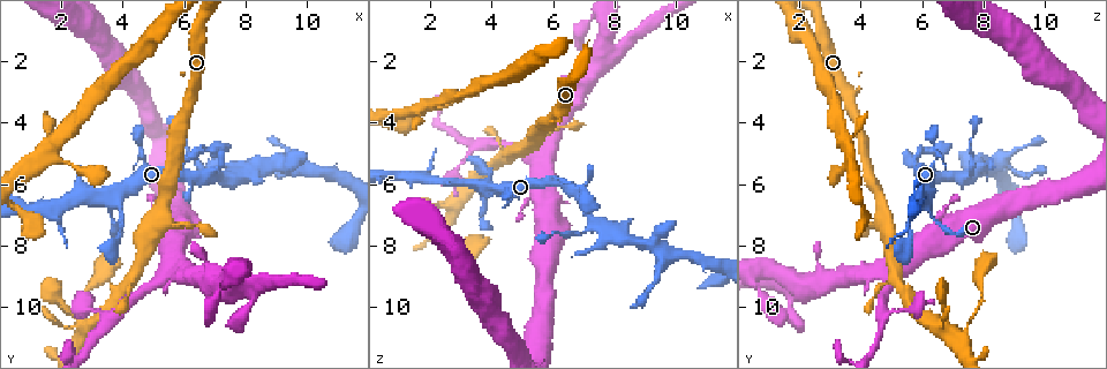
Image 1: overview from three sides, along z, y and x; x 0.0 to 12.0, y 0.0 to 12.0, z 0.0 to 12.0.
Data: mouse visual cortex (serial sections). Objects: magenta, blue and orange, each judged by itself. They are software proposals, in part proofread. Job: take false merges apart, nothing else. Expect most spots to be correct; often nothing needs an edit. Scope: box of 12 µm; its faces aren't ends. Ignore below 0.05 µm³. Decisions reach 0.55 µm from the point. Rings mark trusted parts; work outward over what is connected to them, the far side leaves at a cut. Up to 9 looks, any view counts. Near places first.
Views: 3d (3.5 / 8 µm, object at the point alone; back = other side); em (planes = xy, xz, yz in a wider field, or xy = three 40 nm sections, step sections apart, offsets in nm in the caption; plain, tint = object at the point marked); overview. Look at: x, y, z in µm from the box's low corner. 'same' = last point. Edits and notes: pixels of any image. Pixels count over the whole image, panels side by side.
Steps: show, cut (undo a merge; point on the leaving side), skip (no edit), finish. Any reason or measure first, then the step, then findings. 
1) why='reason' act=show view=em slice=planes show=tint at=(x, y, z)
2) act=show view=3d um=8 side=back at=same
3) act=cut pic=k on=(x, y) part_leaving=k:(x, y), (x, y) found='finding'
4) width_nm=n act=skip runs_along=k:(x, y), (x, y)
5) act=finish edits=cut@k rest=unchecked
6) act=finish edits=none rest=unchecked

act=show view=3d um=3.5 at=(5.3, 9.0, 5.1)

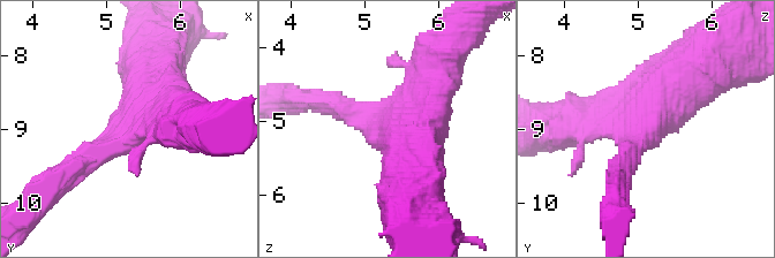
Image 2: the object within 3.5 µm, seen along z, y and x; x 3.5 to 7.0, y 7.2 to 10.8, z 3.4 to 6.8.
why='now the EM' act=show view=em slice=xy step=3 show=tint at=(5.35, 8.90, 5.15)

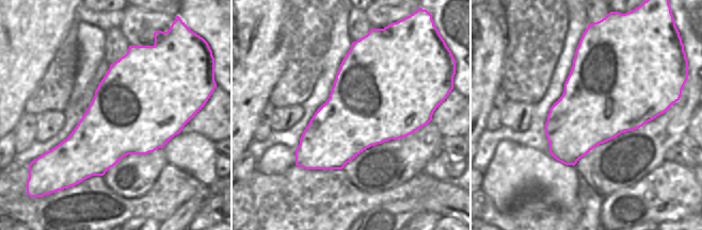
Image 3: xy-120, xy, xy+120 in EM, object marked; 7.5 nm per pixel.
width_nm=650 act=skip runs_along=2:(713, 54), (654, 104), (589, 118) found='all the same cell'

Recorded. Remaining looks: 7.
why='a narrow waist' act=show view=3d um=3.5 at=(3.7, 7.2, 6.4)

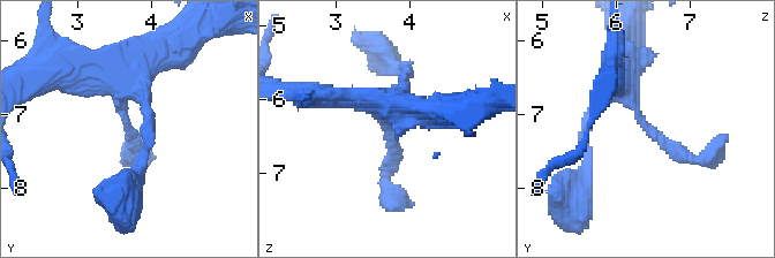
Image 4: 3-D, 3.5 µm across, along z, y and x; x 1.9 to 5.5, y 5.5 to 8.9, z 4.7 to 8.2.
act=show view=em slice=xy step=1 show=plain at=(3.65, 7.15, 6.45)

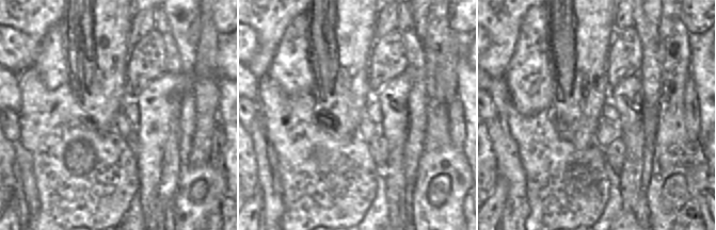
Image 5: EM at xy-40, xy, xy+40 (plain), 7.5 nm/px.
act=show view=em slice=xy step=1 show=tint at=same

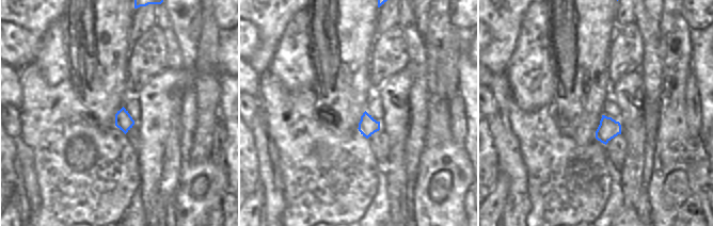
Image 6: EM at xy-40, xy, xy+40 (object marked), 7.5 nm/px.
act=skip runs_along=4:(141, 63), (120, 91), (130, 156) found='continuous, no second cell'

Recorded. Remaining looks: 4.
why='sudden change in width' act=show view=3d um=3.5 at=(6.0, 5.3, 5.8)

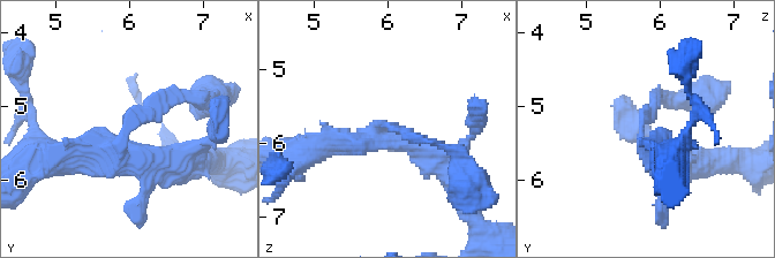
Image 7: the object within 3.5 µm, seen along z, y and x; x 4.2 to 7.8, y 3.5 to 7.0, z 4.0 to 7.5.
arms=3 arm_widths_nm=100,250,300 why='now the EM' act=show view=em slice=xy step=1 show=plain at=(6.00, 5.25, 5.75)

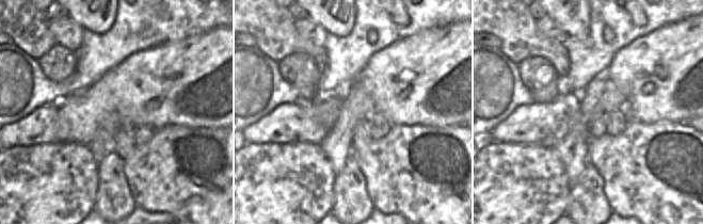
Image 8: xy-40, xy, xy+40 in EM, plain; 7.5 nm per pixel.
act=show view=em slice=xy step=1 show=tint at=same

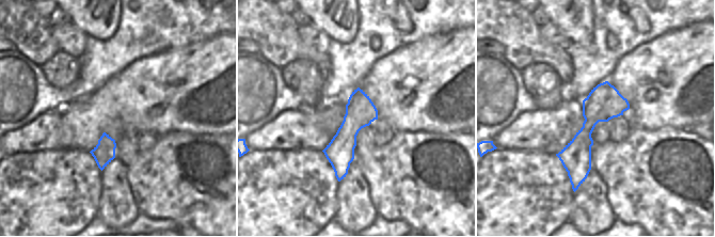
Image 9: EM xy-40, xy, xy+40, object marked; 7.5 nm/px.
act=skip runs_along=9:(606, 84), (577, 152), (575, 185) found='one cell here'

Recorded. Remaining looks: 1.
act=finish edits=none rest=unchecked

